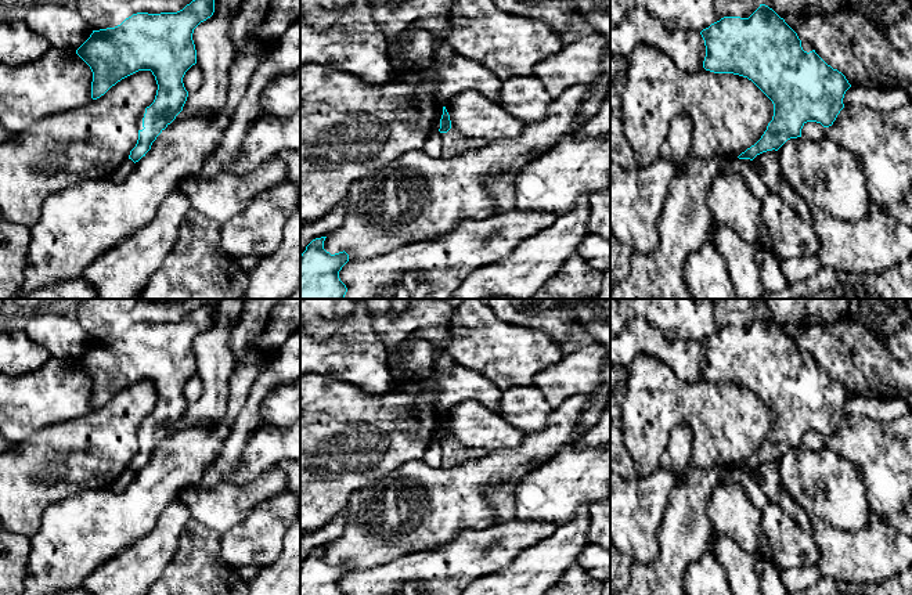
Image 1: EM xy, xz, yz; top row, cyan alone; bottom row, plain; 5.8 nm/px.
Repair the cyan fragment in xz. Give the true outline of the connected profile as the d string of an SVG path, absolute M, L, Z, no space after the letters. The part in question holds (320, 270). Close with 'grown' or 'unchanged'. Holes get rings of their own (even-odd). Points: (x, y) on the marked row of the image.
M325 238L313 239L300 255L300 299L343 299L347 292L339 271L349 262L349 255L345 250L327 252Z; unchanged

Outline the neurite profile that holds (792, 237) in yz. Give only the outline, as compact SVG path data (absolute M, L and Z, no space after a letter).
M769 192L763 201L763 220L771 234L774 252L781 259L818 256L821 242L811 224L778 195Z

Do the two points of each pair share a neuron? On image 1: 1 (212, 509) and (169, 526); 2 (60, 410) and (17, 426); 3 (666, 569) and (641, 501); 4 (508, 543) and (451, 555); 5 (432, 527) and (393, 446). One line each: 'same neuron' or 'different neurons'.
1: different neurons
2: same neuron
3: different neurons
4: same neuron
5: different neurons

